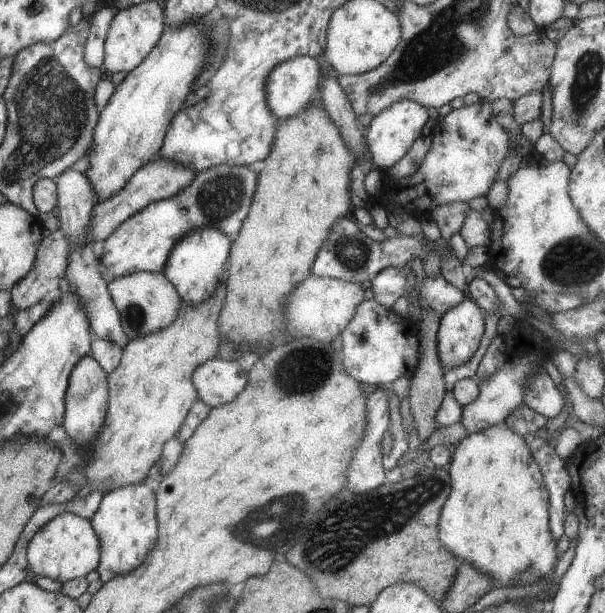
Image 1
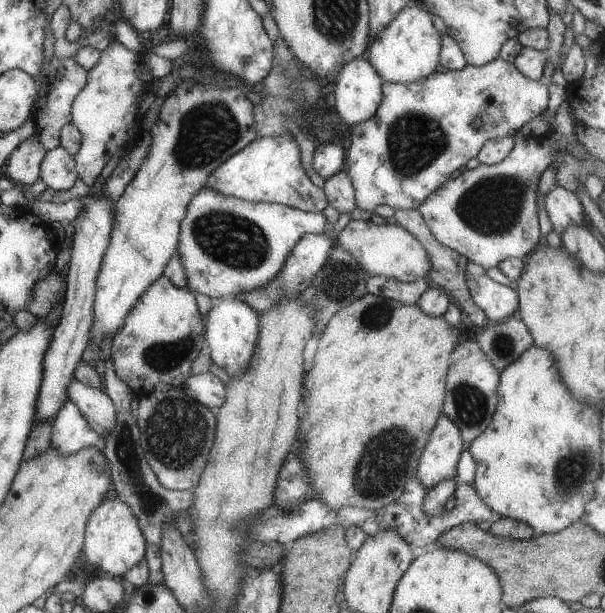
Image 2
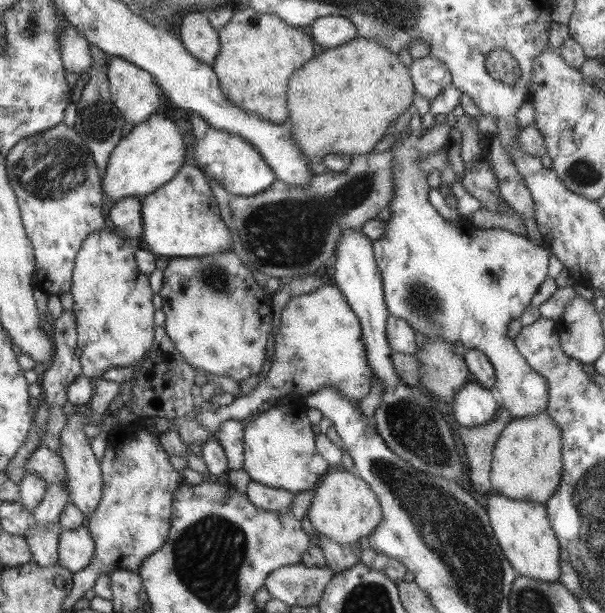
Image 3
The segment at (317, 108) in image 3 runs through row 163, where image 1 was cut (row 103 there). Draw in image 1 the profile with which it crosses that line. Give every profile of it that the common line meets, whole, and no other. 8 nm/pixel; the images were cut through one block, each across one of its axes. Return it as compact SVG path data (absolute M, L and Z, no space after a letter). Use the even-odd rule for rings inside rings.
M309 102L295 116L278 119L277 130L263 168L257 172L256 187L241 228L232 237L226 265L225 296L218 314L217 330L222 340L235 344L242 353L255 352L259 357L283 341L283 305L285 296L310 275L310 268L319 247L336 218L349 210L349 174L355 156L343 144L337 126L331 118Z

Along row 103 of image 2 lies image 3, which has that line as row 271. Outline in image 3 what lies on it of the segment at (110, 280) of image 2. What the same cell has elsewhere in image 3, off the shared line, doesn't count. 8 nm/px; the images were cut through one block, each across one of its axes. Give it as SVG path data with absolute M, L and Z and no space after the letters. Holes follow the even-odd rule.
M231 247L211 256L170 258L158 294L165 332L187 364L236 383L261 371L271 329L271 300Z

